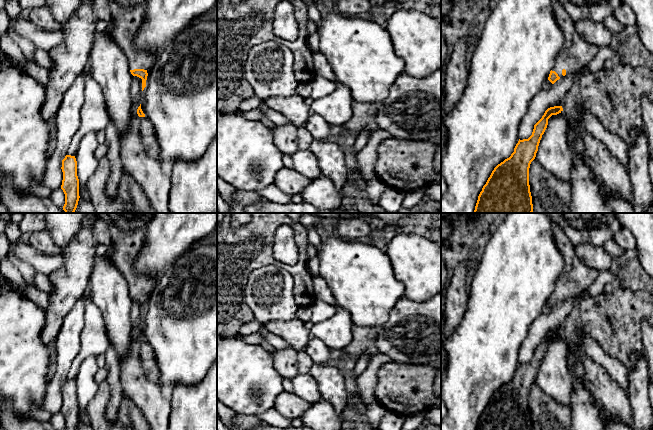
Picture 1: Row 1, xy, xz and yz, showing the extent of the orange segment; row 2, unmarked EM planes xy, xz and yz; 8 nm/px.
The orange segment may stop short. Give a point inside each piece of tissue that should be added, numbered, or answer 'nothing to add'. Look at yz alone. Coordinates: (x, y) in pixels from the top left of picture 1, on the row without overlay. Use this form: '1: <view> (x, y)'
1: yz (575, 278)

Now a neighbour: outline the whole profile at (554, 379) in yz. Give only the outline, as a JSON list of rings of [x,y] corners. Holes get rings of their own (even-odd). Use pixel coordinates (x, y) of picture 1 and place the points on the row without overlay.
[[[563,335],[548,343],[535,383],[559,404],[570,407],[573,381],[567,368],[567,342]]]

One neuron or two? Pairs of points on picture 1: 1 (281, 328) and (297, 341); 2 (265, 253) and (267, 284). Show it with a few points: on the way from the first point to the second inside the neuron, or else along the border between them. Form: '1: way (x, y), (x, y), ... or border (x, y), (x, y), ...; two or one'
1: way (285, 329), (293, 337); one
2: border (289, 272), (280, 266), (264, 265), (246, 279); two

